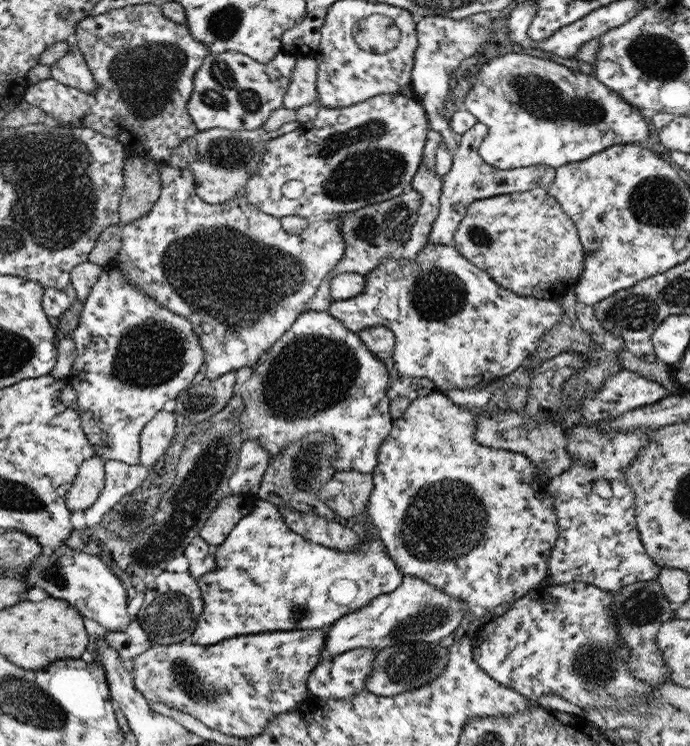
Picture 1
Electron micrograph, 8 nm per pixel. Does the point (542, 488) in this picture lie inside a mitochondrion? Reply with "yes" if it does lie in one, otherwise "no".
no

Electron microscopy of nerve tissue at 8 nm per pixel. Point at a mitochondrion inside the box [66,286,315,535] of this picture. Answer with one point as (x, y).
(150, 354)

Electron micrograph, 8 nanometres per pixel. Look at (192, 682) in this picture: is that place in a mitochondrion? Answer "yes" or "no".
yes

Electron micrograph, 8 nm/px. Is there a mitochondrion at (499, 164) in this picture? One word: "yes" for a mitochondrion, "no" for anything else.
no

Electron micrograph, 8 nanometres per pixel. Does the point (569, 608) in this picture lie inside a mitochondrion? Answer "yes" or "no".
no

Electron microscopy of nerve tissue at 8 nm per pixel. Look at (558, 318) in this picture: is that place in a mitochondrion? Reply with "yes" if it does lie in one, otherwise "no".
no

